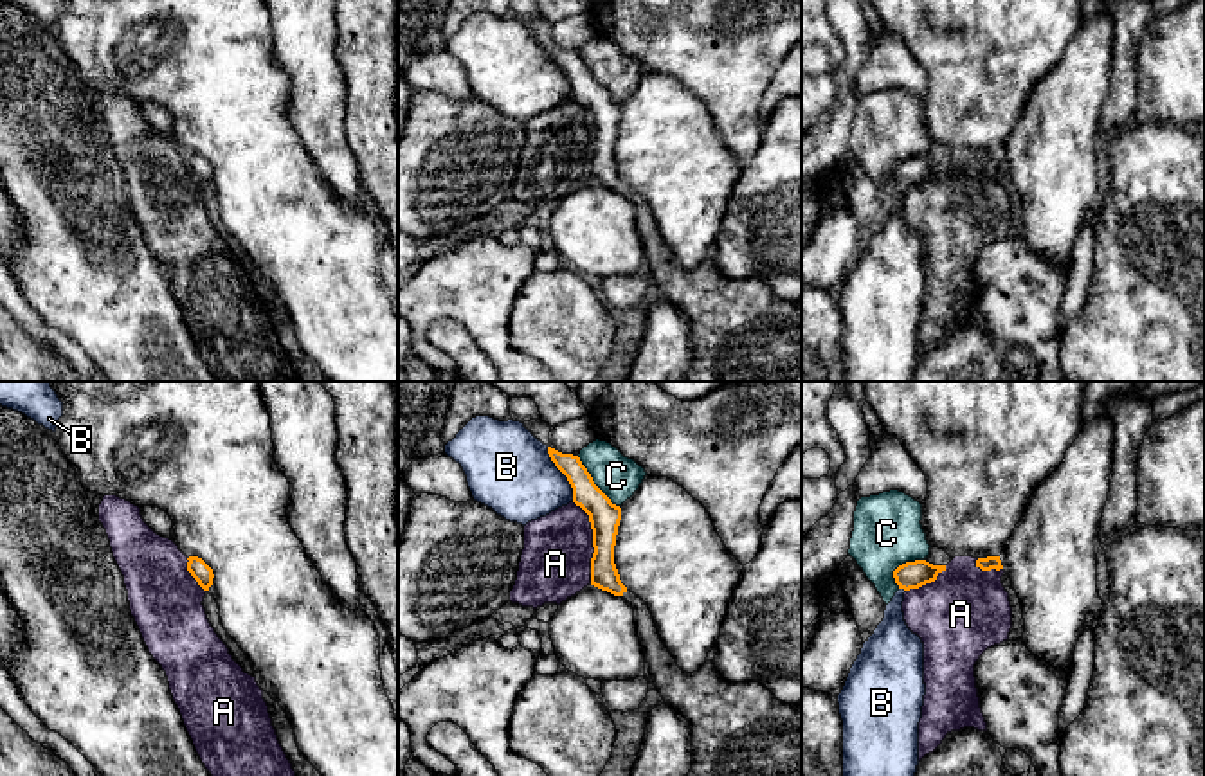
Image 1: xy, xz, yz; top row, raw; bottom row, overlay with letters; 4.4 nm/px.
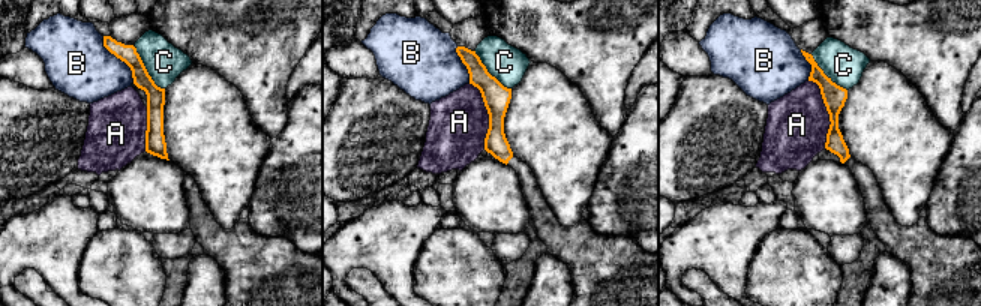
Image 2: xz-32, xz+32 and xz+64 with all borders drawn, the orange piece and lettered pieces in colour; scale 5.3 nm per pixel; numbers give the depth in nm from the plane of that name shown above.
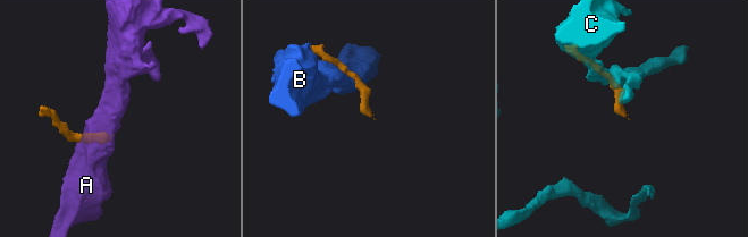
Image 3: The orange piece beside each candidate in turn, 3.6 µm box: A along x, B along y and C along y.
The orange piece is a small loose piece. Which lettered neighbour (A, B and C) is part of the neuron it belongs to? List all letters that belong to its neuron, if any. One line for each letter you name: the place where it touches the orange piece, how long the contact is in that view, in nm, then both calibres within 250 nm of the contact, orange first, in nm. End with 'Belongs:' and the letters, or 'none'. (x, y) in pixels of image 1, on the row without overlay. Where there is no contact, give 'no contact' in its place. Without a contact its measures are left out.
Belongs: none

